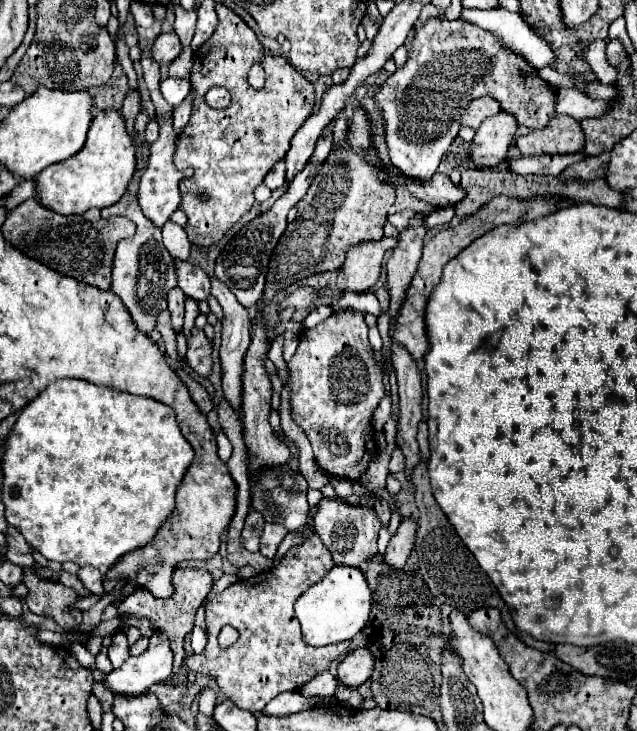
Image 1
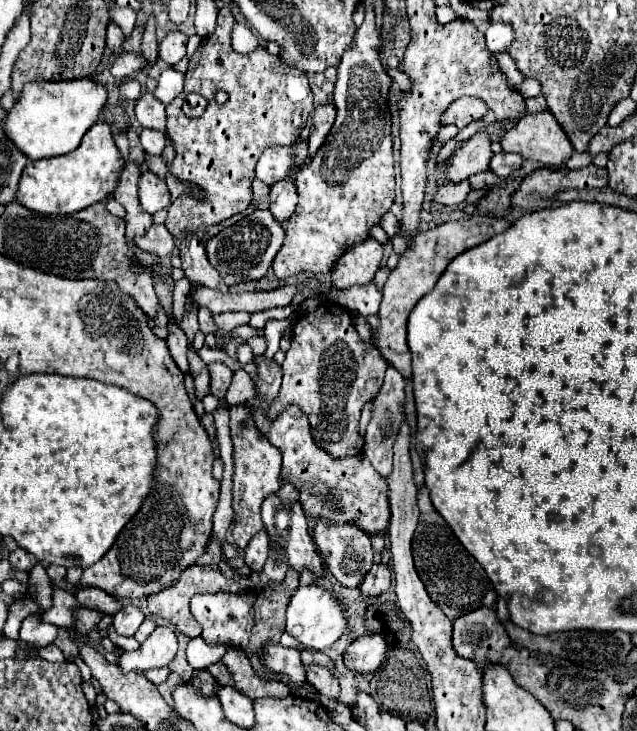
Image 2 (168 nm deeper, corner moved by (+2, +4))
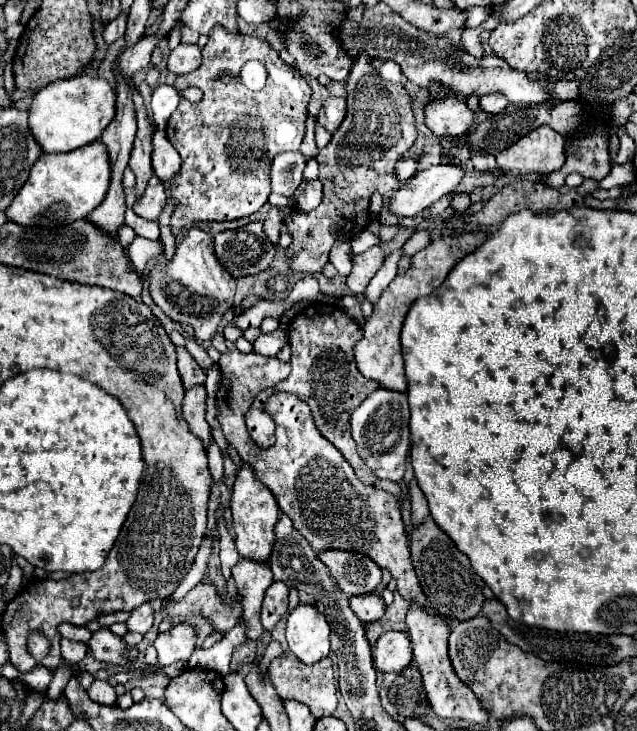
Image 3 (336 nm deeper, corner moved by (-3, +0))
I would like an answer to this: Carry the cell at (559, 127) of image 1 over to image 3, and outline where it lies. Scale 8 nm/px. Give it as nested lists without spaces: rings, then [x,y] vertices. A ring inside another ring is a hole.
[[[539,126],[497,156],[505,174],[551,174],[565,164],[565,140],[549,126]]]

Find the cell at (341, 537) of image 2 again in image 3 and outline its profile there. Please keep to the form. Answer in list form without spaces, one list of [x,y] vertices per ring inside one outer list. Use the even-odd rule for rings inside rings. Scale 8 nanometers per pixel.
[[[321,552],[319,560],[335,576],[341,592],[347,596],[371,594],[381,584],[381,568],[367,556],[355,556],[355,552]]]

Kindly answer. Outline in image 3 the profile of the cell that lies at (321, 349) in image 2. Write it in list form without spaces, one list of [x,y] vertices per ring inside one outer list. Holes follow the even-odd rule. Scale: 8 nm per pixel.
[[[311,302],[305,306],[289,324],[289,346],[291,346],[291,374],[287,380],[279,382],[273,388],[261,390],[251,408],[245,414],[245,426],[249,436],[259,448],[271,448],[273,446],[273,420],[263,412],[263,404],[273,392],[291,392],[297,398],[305,400],[313,412],[313,420],[317,424],[317,430],[347,458],[347,462],[353,466],[357,478],[363,484],[375,484],[377,476],[359,460],[355,442],[351,440],[351,432],[347,428],[351,412],[373,392],[379,388],[379,384],[371,384],[371,380],[363,380],[359,376],[359,370],[355,368],[353,352],[351,348],[359,342],[359,336],[363,336],[361,326],[353,322],[339,306],[335,304],[323,304],[323,302]]]

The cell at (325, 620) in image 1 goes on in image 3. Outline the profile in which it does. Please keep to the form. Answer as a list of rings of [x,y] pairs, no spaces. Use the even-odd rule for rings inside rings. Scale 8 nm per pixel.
[[[301,604],[287,616],[285,638],[295,658],[307,666],[329,654],[331,628],[325,616],[311,604]]]

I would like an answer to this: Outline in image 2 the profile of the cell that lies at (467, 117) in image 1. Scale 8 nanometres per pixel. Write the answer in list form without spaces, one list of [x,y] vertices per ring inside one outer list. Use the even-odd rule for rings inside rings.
[[[462,96],[450,104],[450,108],[442,114],[442,124],[454,124],[458,128],[464,128],[472,120],[484,118],[488,114],[488,106],[484,100],[474,96]]]

